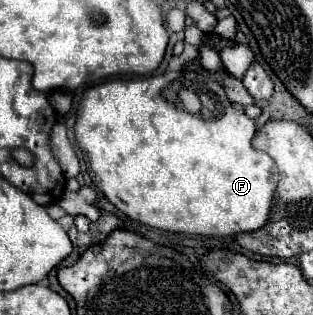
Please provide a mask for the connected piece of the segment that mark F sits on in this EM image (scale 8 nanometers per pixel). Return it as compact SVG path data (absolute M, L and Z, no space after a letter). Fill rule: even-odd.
M166 72L162 76L148 76L148 78L136 78L136 80L110 80L104 84L96 84L84 92L84 98L78 108L76 118L76 140L84 154L83 160L96 188L104 192L104 196L121 212L132 220L138 220L146 226L170 230L170 232L182 232L182 234L198 234L198 236L210 236L210 238L226 238L240 232L254 232L260 230L268 218L274 204L274 190L278 186L278 170L272 158L252 146L252 138L256 134L256 122L248 118L242 110L236 110L232 102L226 98L224 88L212 80L210 76L202 76L198 72ZM186 106L196 106L196 112L184 110Z

